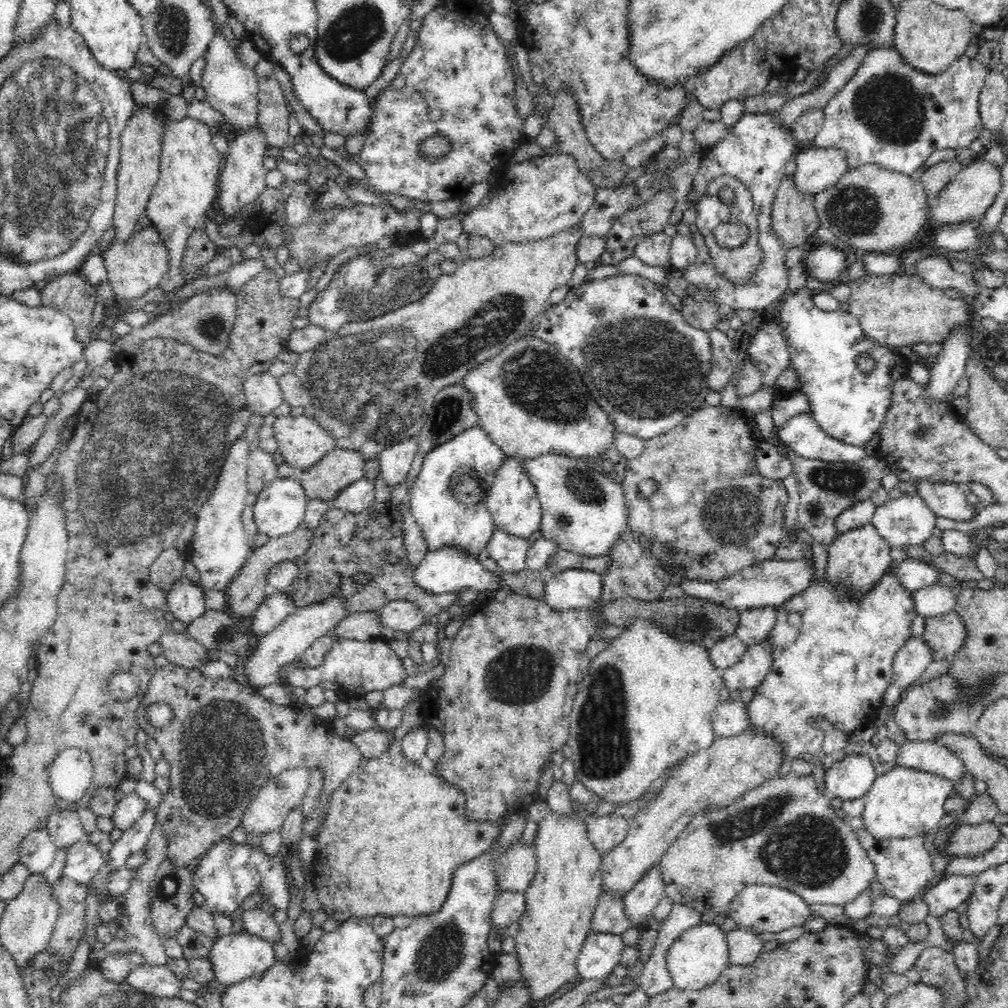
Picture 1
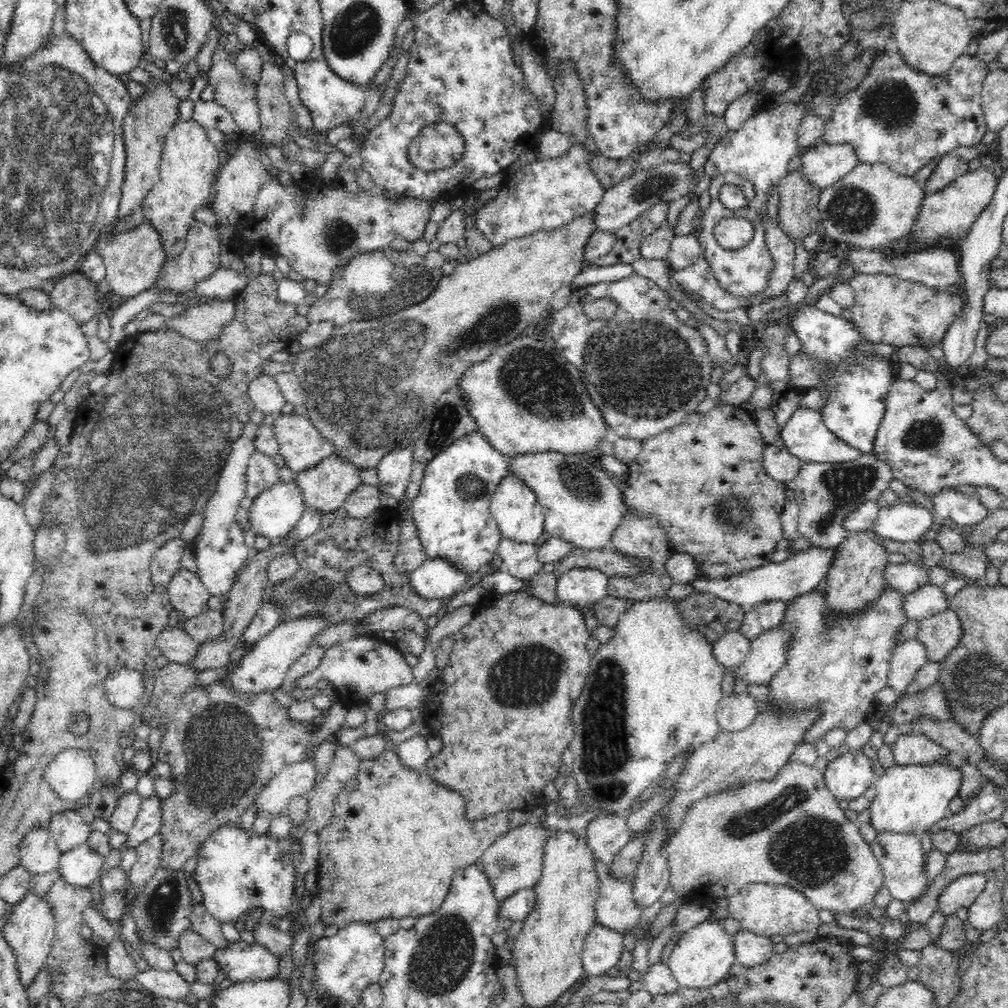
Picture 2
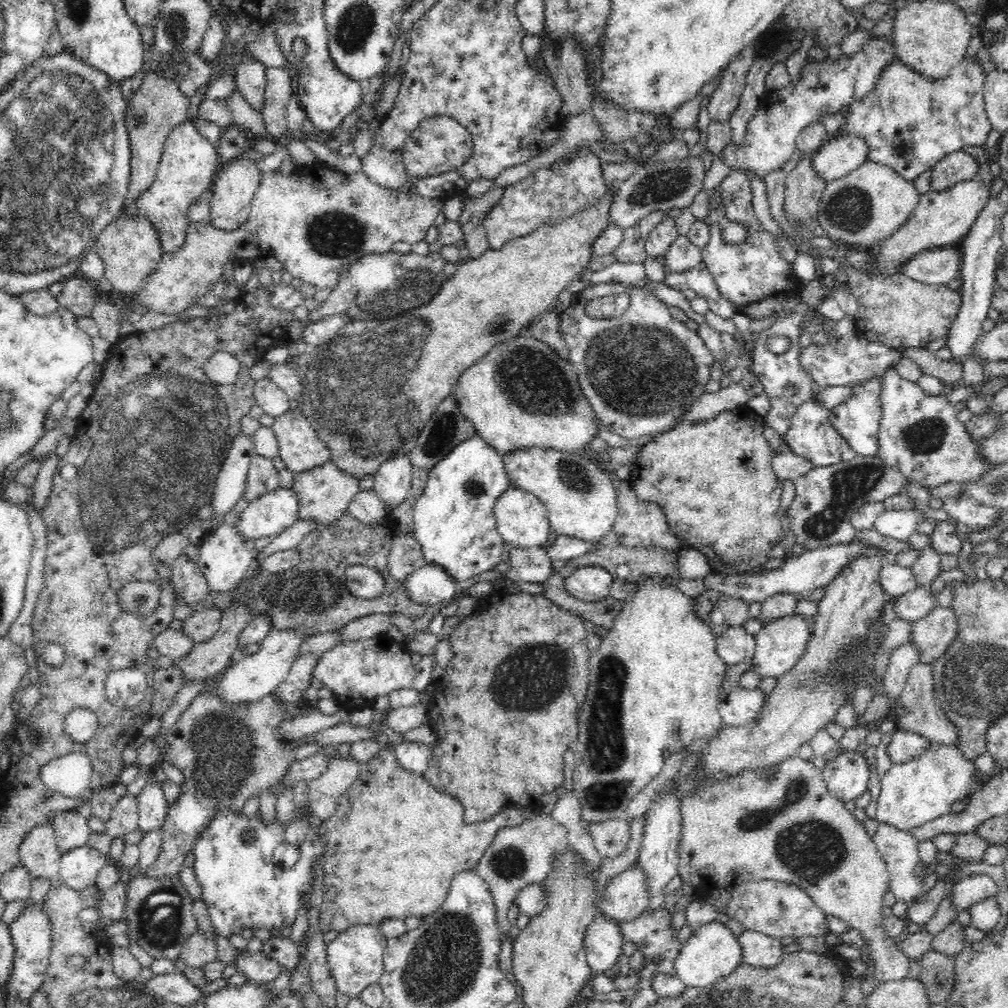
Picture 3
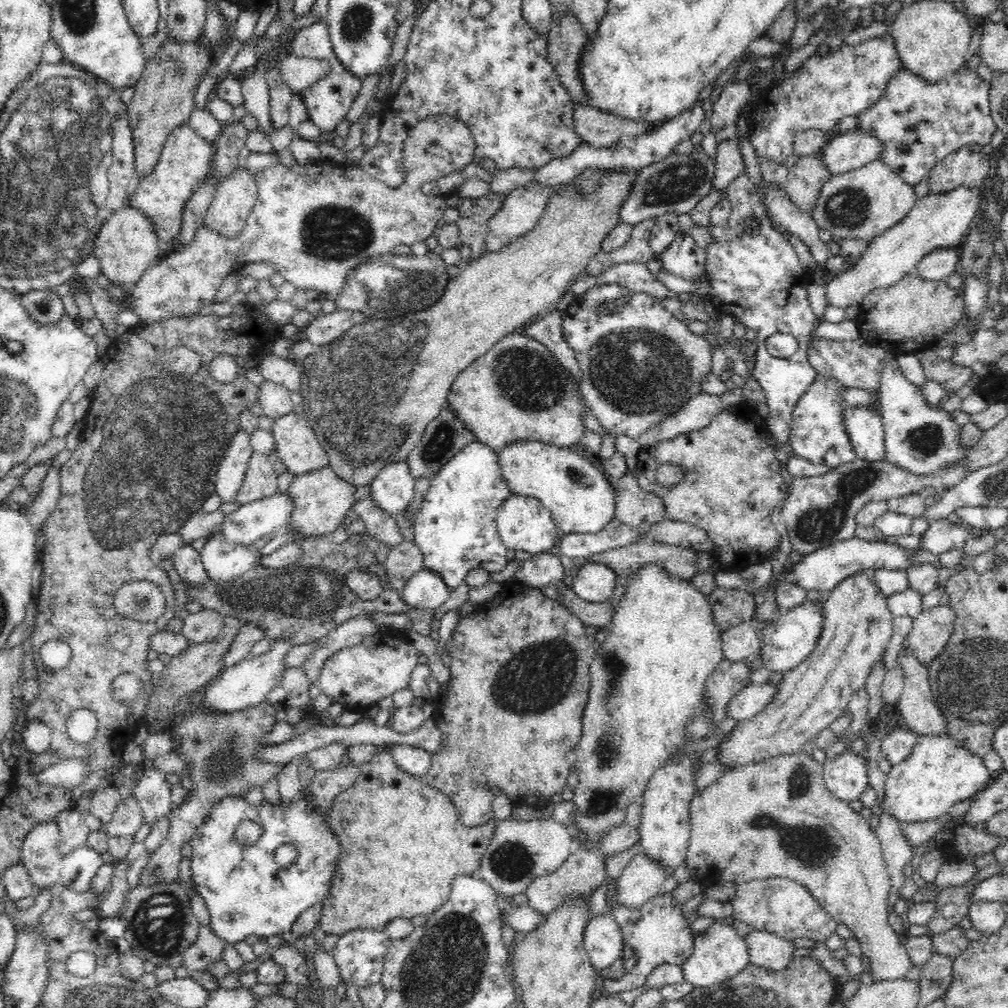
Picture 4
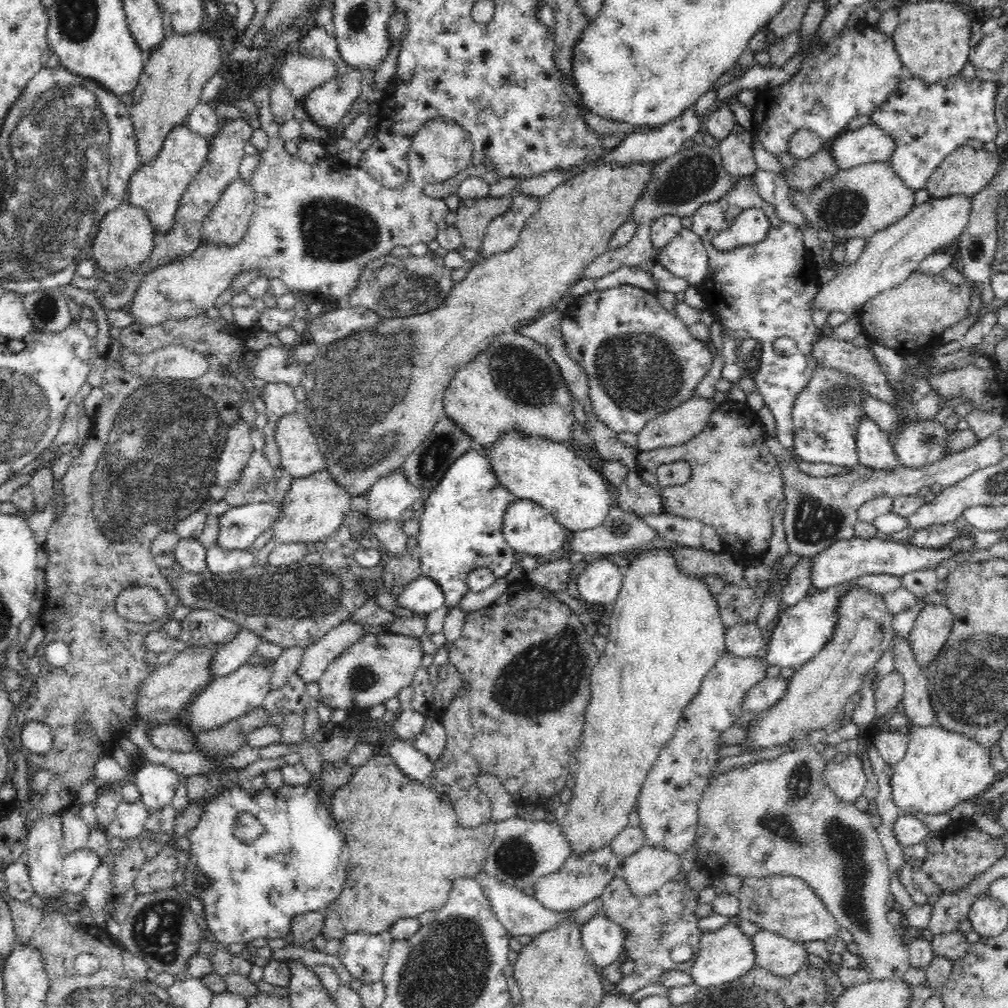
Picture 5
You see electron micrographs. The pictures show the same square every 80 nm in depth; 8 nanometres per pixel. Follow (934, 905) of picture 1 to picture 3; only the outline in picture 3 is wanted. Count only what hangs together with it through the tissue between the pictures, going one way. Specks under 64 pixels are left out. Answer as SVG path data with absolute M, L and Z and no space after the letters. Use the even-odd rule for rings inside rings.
M986 874L970 875L953 883L951 901L956 910L964 910L989 896L995 896L998 886L994 879Z

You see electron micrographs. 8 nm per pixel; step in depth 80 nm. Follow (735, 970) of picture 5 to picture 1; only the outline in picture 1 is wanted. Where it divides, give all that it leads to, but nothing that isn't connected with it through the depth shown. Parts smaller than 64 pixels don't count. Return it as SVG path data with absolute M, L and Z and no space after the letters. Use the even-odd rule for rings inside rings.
M698 923L686 930L678 940L674 940L667 950L667 969L670 971L674 987L698 990L710 986L730 965L726 933L715 923Z

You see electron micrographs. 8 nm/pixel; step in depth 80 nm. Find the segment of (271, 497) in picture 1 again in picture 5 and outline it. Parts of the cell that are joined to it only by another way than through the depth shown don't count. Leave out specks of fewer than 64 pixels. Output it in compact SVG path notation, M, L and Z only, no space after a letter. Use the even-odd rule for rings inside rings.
M271 500L232 507L218 517L218 545L231 551L251 550L254 540L280 518L282 506L283 502Z

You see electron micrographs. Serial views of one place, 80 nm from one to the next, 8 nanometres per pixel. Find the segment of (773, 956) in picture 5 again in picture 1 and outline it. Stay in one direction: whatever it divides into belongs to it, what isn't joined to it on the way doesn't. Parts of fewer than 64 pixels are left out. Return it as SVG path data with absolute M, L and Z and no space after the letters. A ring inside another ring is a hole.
M743 929L726 932L726 941L730 964L752 964L761 955L762 947L767 948L758 935Z

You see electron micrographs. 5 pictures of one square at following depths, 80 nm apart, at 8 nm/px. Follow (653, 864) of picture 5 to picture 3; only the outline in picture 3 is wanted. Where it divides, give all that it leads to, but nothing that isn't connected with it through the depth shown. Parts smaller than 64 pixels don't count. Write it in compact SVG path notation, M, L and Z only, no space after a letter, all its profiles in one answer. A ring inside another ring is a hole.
M636 863L606 882L599 910L601 915L620 925L636 920L647 910L649 898L646 875Z

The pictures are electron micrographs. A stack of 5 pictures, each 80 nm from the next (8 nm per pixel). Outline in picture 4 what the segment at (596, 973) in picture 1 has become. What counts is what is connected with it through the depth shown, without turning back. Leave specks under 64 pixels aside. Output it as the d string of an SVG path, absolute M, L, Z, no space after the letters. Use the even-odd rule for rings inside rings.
M607 911L591 915L584 934L583 945L597 970L608 968L621 958L624 940L620 925Z

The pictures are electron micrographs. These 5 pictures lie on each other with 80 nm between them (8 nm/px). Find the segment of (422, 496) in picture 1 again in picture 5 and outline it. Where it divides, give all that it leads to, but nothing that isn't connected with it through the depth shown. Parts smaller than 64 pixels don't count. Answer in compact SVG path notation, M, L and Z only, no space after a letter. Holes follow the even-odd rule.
M486 448L469 450L447 468L442 480L429 491L417 534L422 574L434 579L444 591L444 606L453 608L469 591L466 578L471 570L490 568L496 578L506 577L516 562L514 550L504 538L503 514L517 498L502 486L490 467Z

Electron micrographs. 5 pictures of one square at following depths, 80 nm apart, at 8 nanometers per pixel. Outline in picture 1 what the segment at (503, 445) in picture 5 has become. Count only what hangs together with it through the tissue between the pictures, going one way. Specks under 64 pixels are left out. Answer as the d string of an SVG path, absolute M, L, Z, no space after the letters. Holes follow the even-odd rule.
M548 454L540 457L535 457L534 459L524 459L522 460L524 469L526 469L526 475L530 477L530 481L534 483L534 488L537 492L540 504L541 504L541 521L537 536L542 536L546 540L551 540L555 542L560 549L567 550L568 552L573 552L574 554L581 554L582 556L606 556L609 554L610 550L614 548L614 544L618 542L622 534L628 530L628 505L626 504L626 495L624 494L624 487L621 484L616 483L613 480L612 475L598 474L594 472L584 459L574 459L573 457Z

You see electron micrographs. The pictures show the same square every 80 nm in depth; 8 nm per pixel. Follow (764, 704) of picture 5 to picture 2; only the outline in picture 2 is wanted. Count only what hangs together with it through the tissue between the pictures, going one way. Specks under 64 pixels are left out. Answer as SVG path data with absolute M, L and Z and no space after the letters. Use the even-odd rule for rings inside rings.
M749 694L724 696L716 710L720 731L739 732L754 723L760 713L759 705Z

